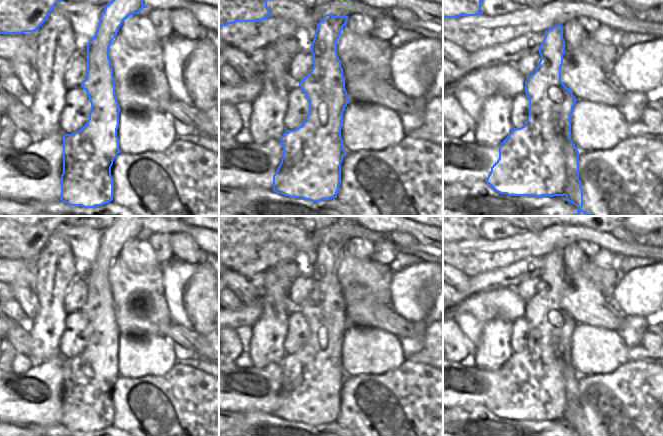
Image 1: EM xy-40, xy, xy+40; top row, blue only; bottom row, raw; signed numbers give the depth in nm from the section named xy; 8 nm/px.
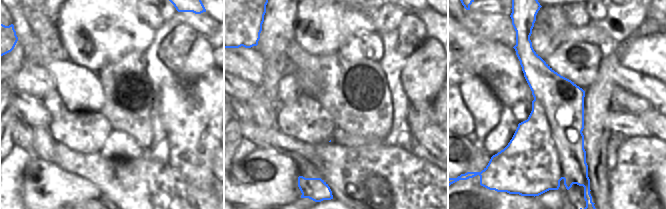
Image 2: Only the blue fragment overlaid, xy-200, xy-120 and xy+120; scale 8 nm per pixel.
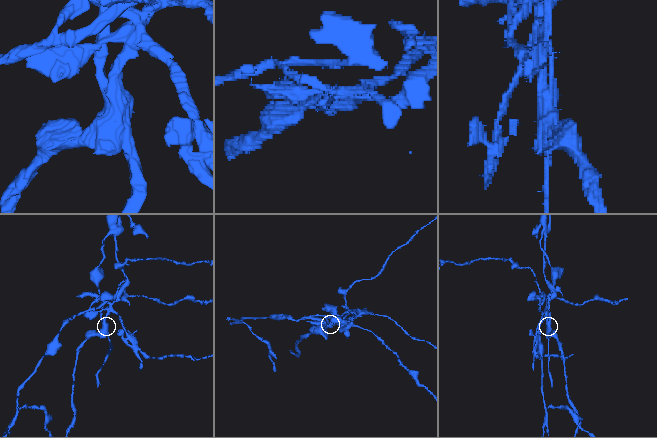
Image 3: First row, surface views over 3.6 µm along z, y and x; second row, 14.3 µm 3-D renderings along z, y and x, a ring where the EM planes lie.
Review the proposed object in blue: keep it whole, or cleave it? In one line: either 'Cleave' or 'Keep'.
Cleave

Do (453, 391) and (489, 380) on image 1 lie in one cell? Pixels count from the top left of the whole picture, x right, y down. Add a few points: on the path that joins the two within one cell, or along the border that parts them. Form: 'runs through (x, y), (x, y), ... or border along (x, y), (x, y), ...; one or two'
runs through (462, 393), (474, 393), (480, 387); one

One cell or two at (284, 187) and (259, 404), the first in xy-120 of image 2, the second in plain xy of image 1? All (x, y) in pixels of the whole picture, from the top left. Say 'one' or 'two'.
one

